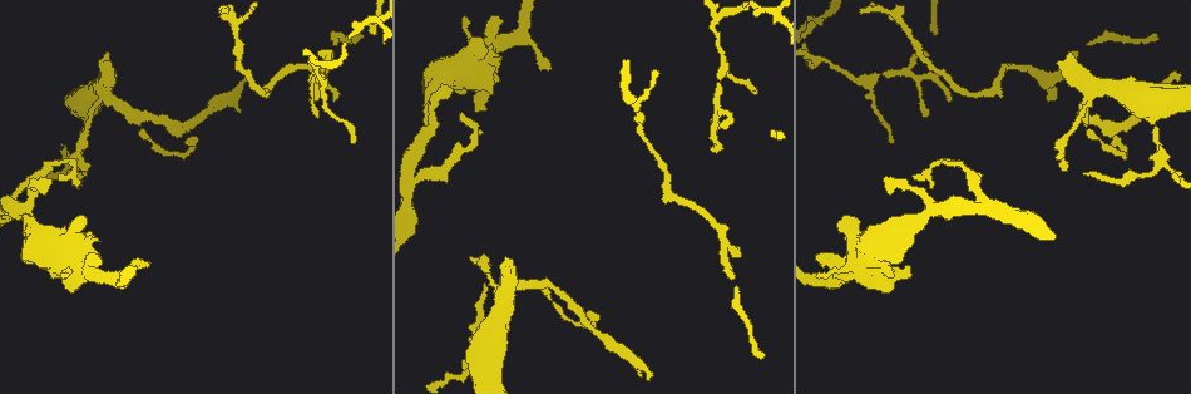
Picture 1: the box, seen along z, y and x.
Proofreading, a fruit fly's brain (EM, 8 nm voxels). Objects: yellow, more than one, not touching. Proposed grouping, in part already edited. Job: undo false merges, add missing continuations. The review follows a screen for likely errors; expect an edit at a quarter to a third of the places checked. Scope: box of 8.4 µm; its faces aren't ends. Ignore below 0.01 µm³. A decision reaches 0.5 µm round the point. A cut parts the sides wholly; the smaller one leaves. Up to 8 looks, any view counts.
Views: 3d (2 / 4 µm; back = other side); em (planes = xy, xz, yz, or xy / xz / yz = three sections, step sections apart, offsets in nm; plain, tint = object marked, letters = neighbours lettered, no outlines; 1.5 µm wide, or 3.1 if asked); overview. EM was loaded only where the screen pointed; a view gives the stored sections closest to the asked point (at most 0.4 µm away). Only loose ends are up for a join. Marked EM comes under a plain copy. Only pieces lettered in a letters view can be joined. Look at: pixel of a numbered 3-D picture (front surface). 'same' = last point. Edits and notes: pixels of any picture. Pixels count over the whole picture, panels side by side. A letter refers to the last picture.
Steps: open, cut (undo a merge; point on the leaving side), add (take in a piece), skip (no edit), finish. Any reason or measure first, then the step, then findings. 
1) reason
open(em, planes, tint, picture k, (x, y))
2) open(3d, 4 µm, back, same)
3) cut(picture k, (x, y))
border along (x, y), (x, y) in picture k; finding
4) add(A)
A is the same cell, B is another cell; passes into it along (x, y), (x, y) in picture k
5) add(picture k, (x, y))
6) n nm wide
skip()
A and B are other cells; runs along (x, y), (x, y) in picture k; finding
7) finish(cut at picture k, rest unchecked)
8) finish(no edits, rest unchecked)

an open end
open(em, planes, letters, picture 1, (824, 262))

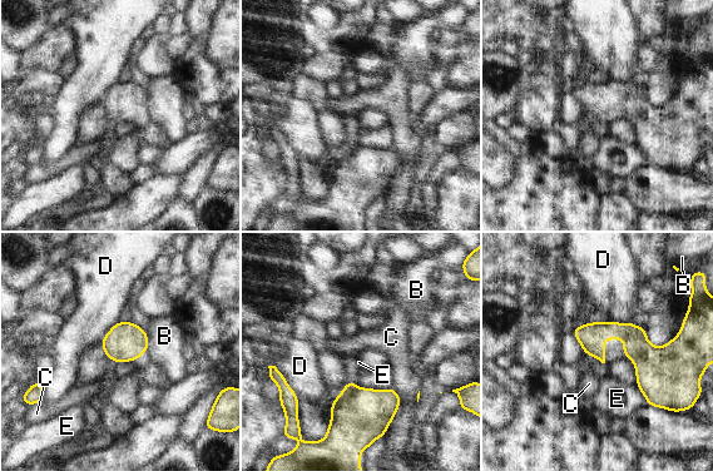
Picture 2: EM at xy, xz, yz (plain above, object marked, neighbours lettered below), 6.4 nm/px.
skip()
B, C, D and E are other cells; border along (281, 372), (287, 385), (298, 397) in picture 2; none of them fits

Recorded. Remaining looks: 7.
thin end
open(3d, 4 µm, back, picture 1, (893, 139))

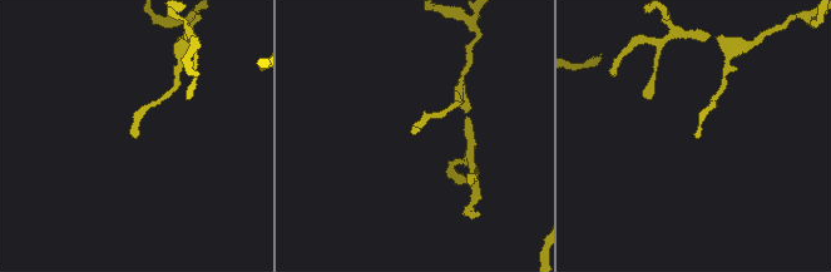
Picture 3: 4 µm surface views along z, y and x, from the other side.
open(em, yz, step 8, letters, picture 3, (694, 135))

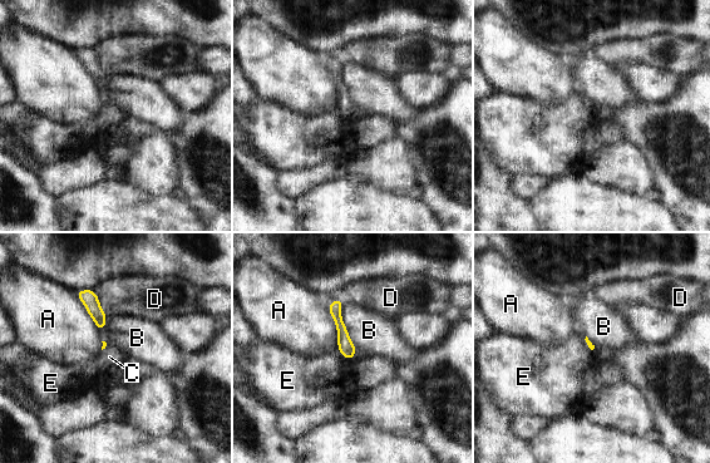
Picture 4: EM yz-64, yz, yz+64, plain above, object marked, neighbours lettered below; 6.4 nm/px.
skip()
A, B, C, D and E are other cells; none of them fits

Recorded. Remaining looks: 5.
an open end
open(em, planes, letters, picture 1, (506, 257))

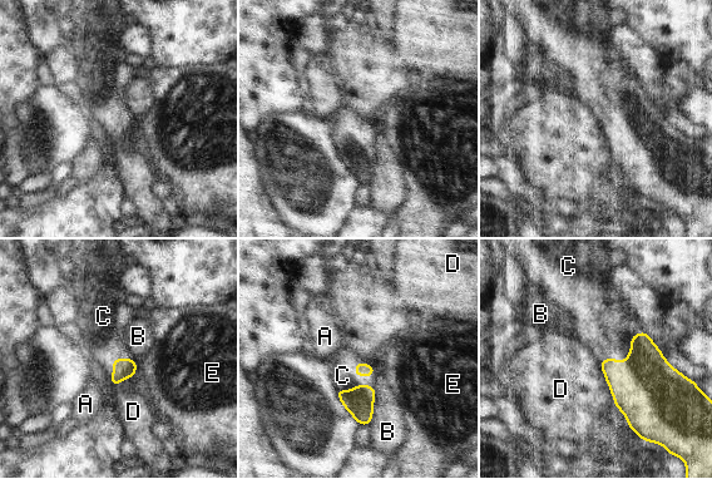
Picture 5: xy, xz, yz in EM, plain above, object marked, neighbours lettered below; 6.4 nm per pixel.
C touches over 360 nm
add(C)
C is the same cell, A, B, D and E are other cells; the cell continues

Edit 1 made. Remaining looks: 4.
finish(add at picture 5, rest unchecked)

